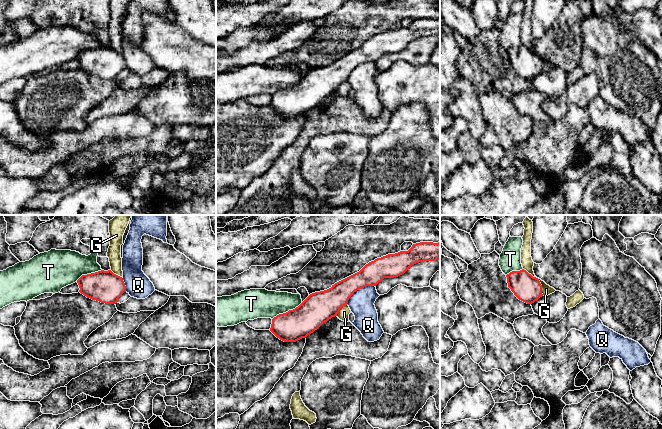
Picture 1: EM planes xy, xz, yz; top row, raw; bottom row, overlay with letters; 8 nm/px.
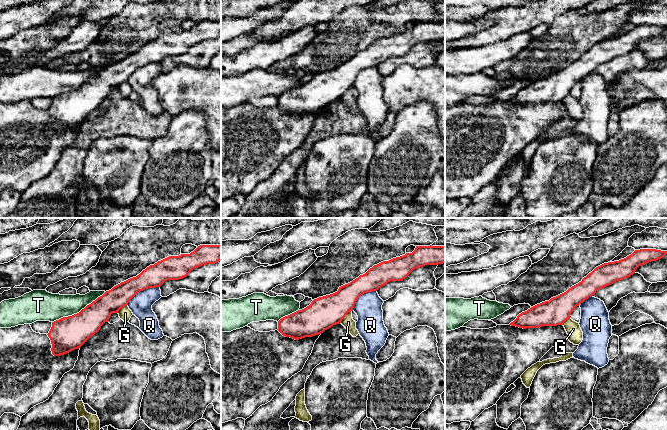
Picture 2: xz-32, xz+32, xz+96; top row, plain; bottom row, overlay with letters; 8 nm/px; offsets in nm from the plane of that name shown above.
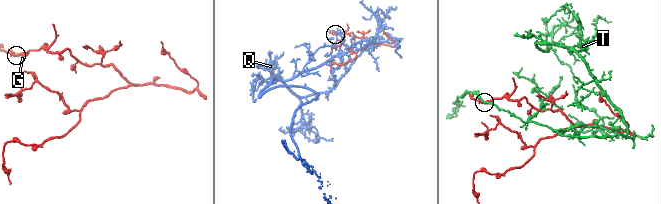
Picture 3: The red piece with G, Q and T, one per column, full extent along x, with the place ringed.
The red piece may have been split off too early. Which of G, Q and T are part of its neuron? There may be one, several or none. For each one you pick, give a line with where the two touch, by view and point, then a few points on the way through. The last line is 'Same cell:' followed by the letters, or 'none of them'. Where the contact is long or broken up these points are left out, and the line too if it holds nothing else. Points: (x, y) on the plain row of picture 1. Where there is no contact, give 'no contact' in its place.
Same cell: none of them

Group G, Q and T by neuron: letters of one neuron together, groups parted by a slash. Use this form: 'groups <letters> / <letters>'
groups G / Q / T

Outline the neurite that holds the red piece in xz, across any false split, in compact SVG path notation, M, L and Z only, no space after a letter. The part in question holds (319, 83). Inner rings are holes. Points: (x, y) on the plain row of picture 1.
M420 18L408 27L388 30L366 40L359 48L331 64L310 70L298 83L272 95L270 107L284 118L296 118L337 92L359 65L376 62L384 54L404 50L412 41L440 35L440 18Z

